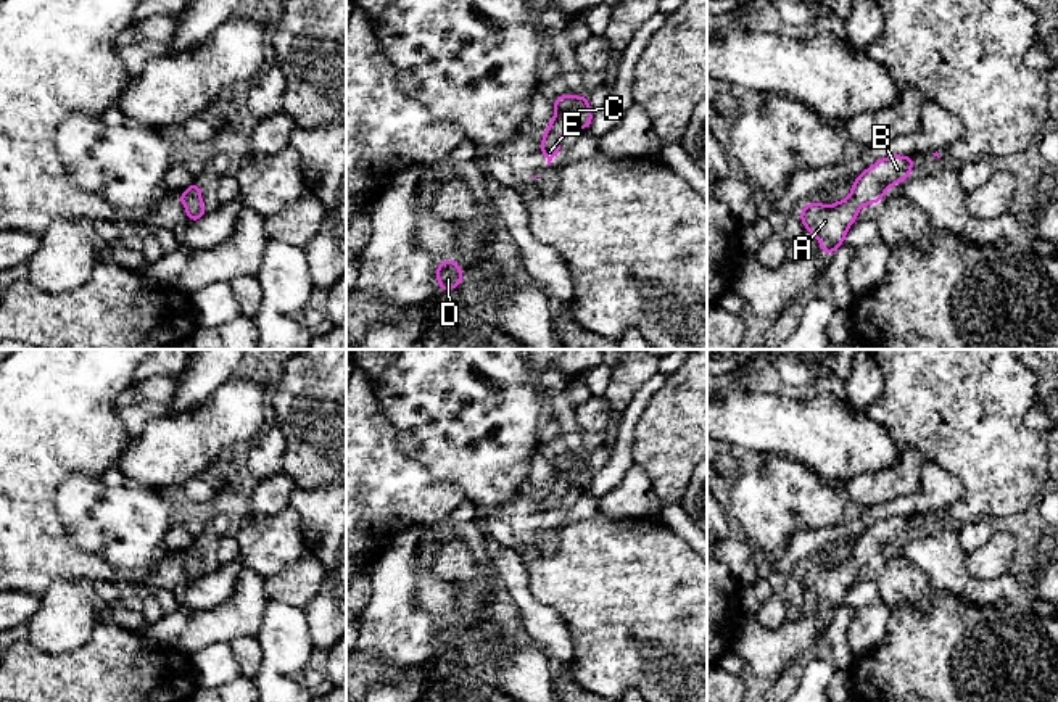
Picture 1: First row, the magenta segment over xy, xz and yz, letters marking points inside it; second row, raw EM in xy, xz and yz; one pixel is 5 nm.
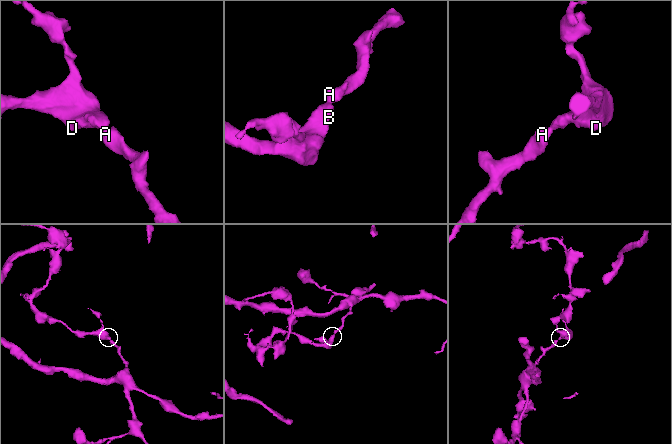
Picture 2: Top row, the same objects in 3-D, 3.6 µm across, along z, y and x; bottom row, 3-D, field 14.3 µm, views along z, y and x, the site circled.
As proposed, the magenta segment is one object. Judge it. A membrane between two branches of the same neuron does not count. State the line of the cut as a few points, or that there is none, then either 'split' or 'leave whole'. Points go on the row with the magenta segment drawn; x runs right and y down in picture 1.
cut none; leave whole

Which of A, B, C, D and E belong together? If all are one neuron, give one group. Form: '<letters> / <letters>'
A B C D E

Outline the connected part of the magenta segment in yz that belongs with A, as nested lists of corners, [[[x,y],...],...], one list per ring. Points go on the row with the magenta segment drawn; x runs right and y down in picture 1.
[[[889,156],[876,161],[862,172],[852,185],[850,196],[833,206],[808,203],[800,219],[820,242],[820,248],[831,254],[845,238],[847,229],[858,219],[858,208],[882,200],[886,190],[910,177],[915,161],[910,156]]]

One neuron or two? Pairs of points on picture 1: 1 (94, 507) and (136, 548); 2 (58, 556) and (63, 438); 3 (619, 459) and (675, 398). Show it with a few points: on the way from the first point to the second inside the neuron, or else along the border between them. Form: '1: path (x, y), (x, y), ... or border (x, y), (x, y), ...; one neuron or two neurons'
1: path (103, 517), (126, 538); one neuron
2: path (39, 527), (39, 467); one neuron
3: border (646, 408), (635, 430), (633, 462); two neurons

